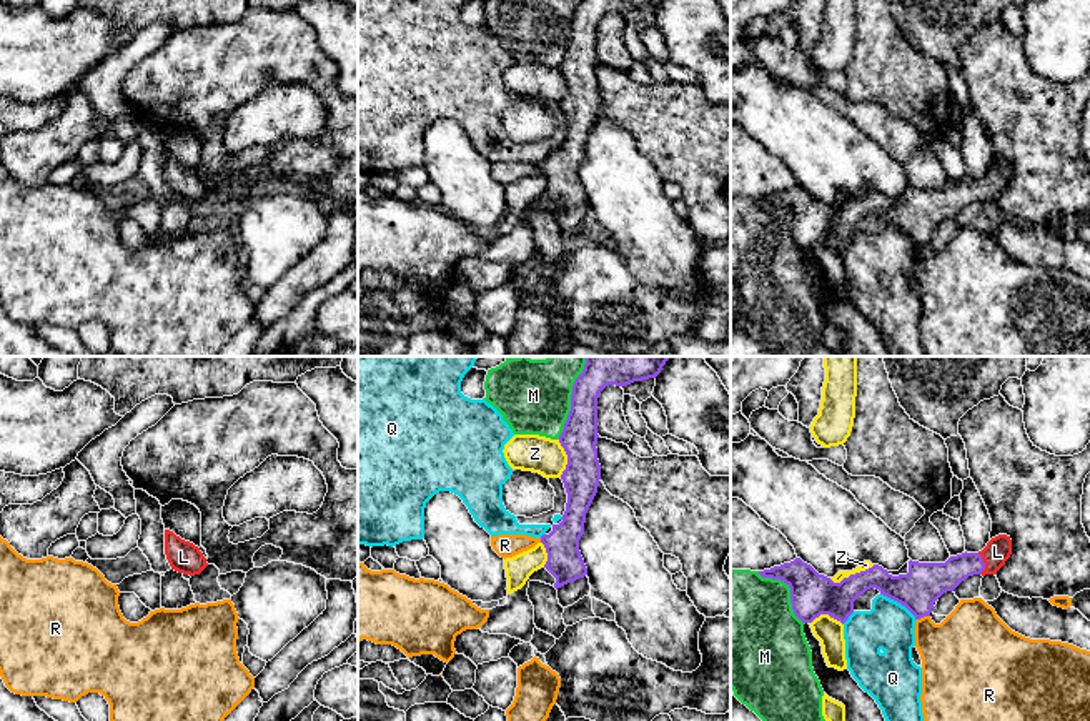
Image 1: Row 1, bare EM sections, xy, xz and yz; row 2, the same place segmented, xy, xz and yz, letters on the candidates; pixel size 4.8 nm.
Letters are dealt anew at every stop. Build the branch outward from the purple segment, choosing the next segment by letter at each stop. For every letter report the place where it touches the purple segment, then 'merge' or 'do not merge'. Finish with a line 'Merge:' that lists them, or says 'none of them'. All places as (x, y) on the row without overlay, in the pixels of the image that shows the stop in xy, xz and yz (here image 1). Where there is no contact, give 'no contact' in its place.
L: yz (984, 190) | merge
M: yz (791, 217) | do not merge
Q: yz (899, 228) | do not merge
R: yz (922, 243) | do not merge
Z: yz (851, 202) | do not merge
Merge: L

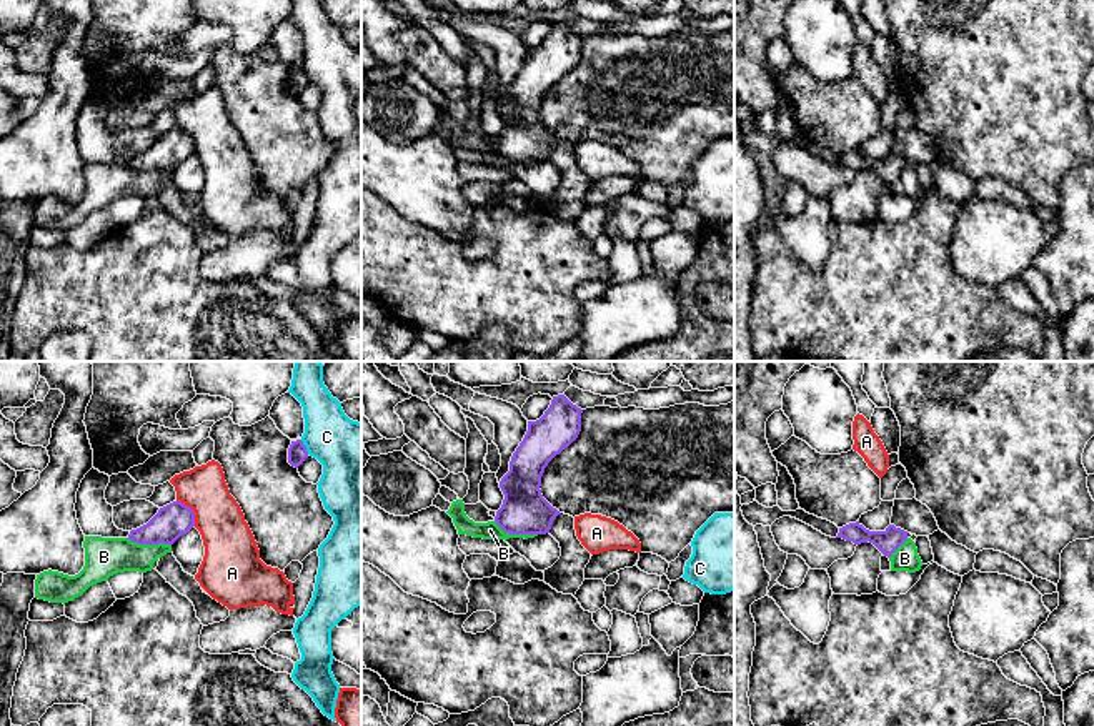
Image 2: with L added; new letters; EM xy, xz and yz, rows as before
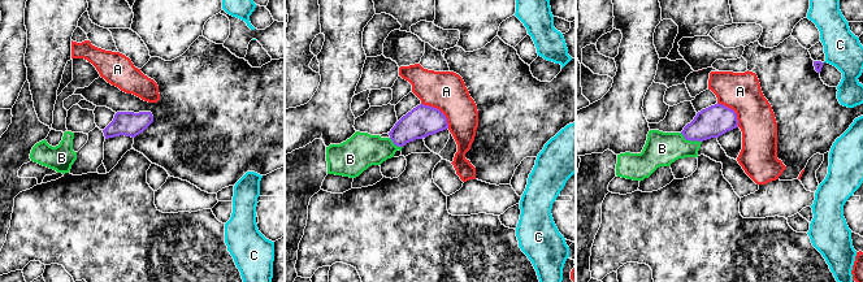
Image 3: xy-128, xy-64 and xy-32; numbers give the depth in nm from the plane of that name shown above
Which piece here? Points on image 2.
A: xy (192, 137) | do not merge
B: xz (515, 160) | do not merge
C: xy (305, 74) | do not merge
Merge: none of them

